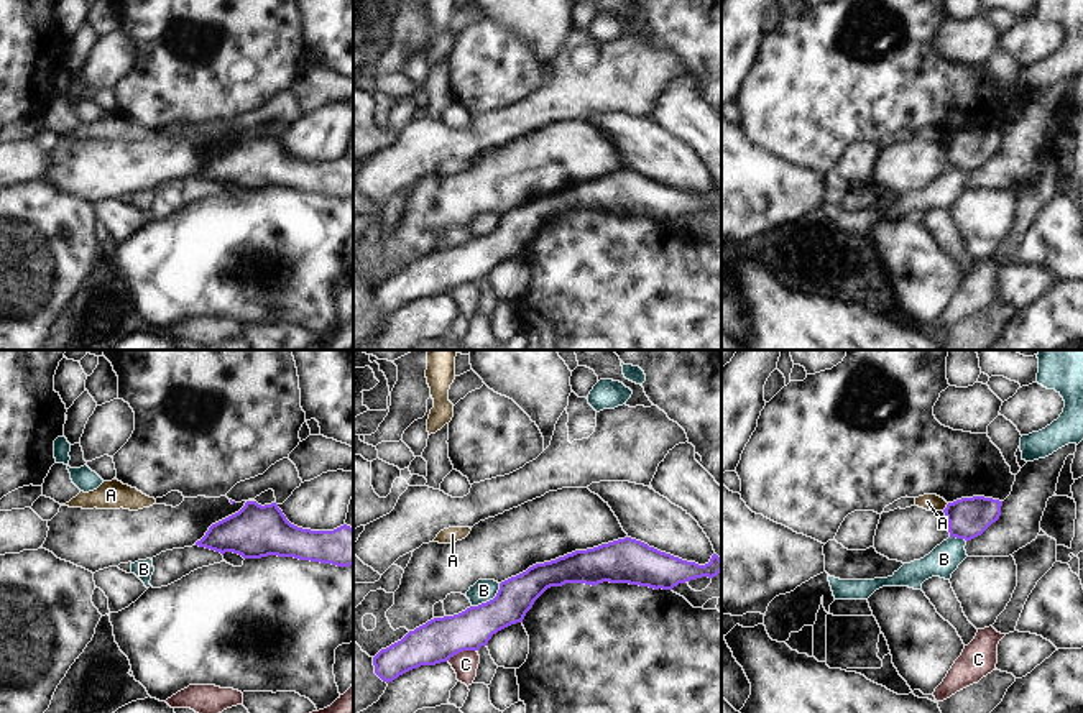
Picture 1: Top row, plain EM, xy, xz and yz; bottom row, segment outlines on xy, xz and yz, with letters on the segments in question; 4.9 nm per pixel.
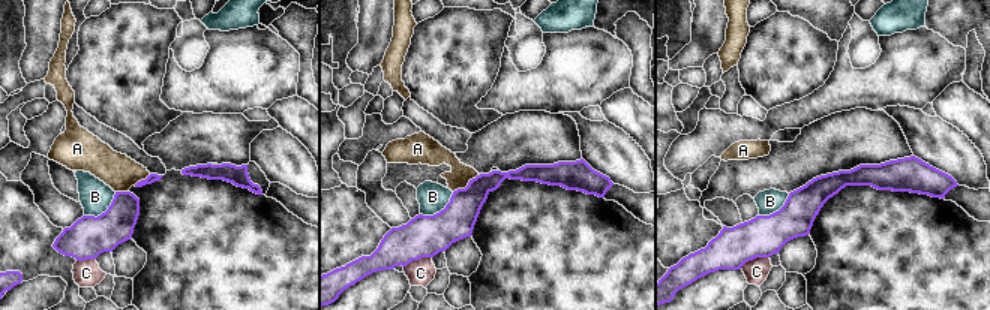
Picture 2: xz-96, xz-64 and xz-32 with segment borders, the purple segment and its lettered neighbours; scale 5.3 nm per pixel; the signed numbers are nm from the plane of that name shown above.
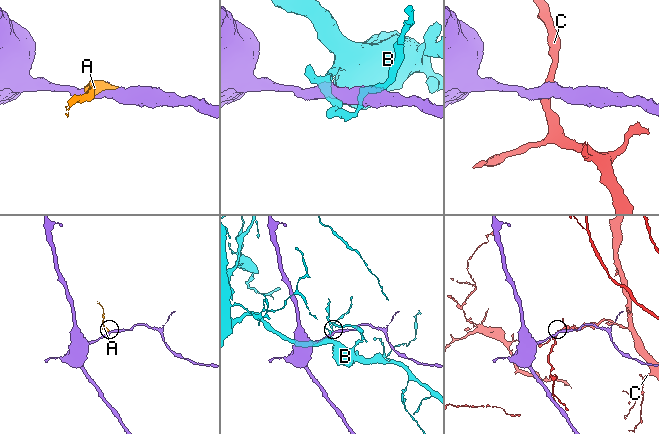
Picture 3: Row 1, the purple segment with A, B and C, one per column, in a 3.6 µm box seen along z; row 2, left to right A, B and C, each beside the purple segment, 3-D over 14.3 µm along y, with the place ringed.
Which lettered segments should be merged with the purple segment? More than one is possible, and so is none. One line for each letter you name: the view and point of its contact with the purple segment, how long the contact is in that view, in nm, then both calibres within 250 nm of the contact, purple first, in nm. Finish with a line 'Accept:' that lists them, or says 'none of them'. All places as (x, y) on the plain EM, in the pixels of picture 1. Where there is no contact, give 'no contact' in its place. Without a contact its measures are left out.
Accept: none of them

